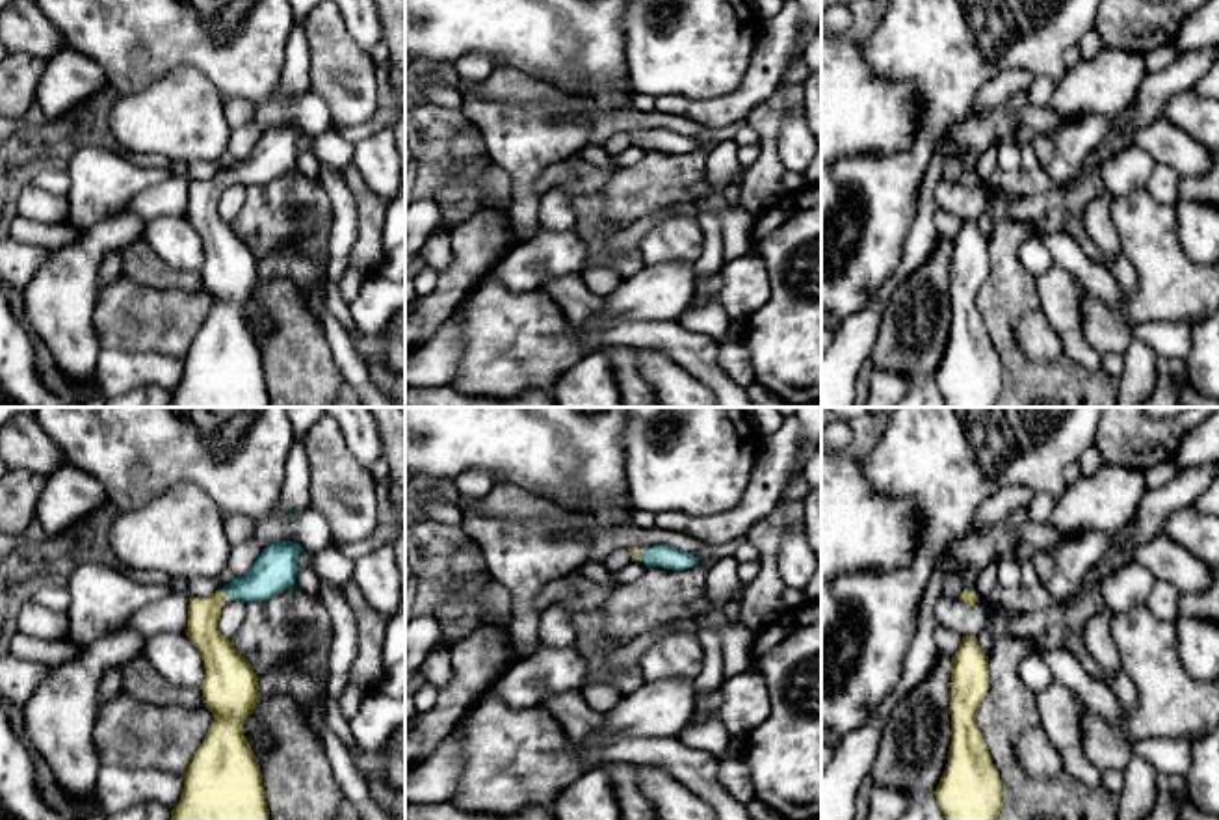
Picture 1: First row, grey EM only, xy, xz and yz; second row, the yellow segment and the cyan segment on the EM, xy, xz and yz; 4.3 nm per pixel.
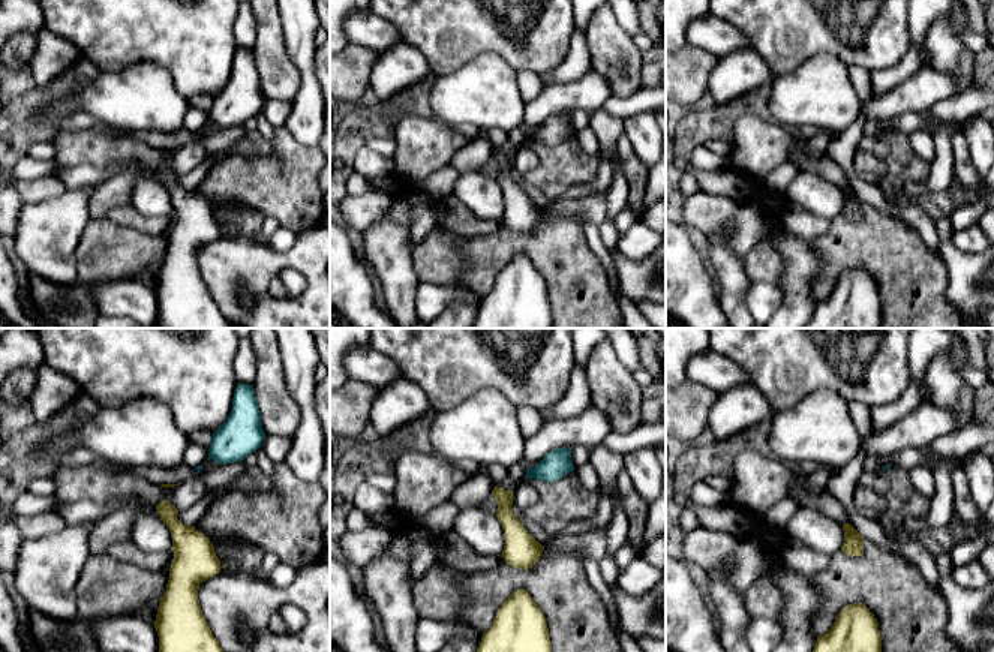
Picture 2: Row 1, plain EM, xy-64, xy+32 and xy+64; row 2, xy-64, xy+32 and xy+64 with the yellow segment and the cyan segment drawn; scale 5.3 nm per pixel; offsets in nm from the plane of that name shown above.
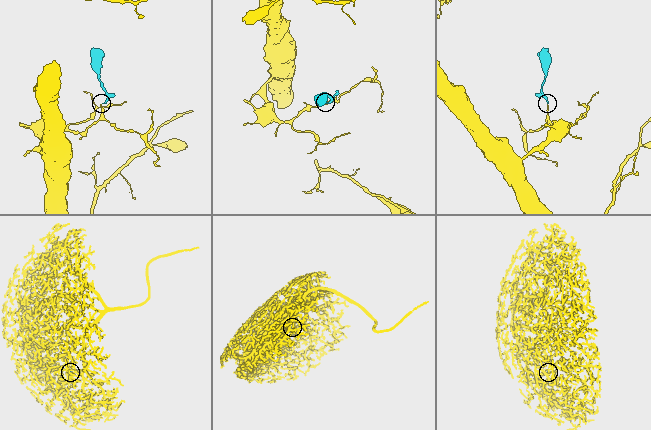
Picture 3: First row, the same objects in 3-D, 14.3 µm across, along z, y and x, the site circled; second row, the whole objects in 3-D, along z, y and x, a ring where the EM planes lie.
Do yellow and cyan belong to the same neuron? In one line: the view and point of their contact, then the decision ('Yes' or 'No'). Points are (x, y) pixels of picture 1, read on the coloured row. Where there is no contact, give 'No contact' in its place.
Touches yellow at xy (225, 594). Yes

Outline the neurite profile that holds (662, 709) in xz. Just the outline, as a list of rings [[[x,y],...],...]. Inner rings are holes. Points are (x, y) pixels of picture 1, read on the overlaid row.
[[[671,679],[645,682],[639,690],[626,694],[606,716],[606,731],[595,740],[572,740],[576,759],[587,768],[604,764],[602,749],[617,736],[632,738],[673,738],[678,736],[691,718],[695,707],[693,681]]]

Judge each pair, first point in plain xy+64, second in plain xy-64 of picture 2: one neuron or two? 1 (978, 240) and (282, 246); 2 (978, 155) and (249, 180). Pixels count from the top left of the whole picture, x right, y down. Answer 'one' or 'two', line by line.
1: two
2: two

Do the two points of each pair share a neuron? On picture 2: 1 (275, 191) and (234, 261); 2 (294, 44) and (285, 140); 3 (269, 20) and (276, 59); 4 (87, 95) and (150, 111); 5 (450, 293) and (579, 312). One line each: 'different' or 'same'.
1: different
2: different
3: same
4: same
5: different

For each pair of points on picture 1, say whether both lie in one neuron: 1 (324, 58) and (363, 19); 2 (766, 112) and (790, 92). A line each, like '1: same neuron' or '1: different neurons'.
1: different neurons
2: same neuron

